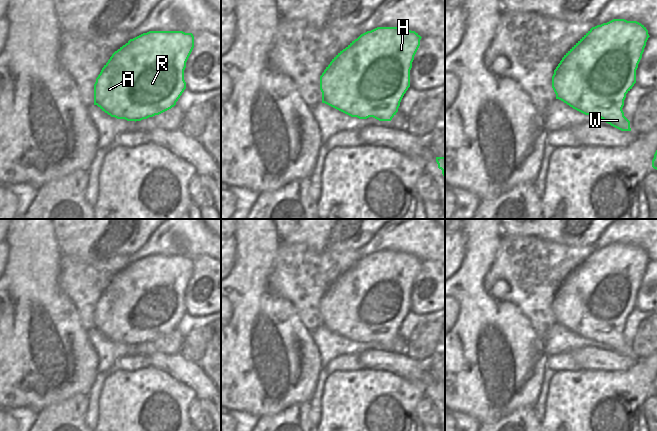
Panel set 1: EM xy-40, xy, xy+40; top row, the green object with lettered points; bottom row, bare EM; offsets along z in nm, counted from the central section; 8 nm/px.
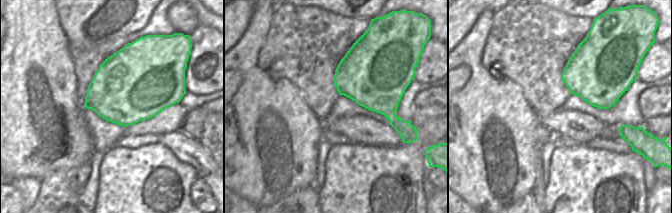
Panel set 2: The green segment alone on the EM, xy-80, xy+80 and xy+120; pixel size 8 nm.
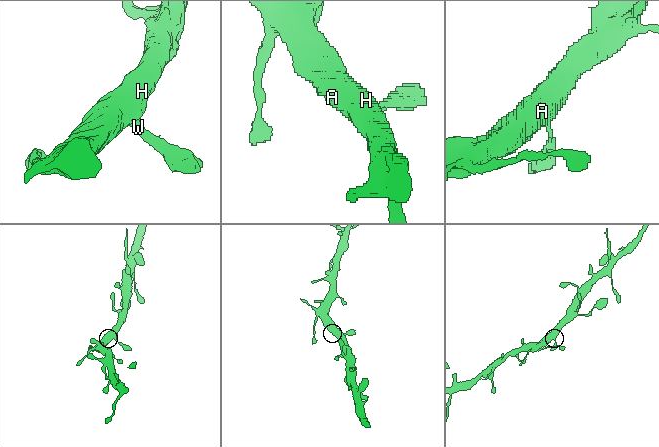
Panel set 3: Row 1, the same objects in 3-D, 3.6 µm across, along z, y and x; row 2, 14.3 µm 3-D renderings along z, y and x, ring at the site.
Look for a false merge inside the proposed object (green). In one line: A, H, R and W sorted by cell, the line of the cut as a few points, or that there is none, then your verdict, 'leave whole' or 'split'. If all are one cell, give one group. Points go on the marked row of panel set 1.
groups A H R W; cut none; leave whole

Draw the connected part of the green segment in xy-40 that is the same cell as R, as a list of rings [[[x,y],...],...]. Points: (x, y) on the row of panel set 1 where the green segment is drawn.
[[[149,31],[115,51],[94,84],[94,105],[117,119],[141,121],[176,105],[186,89],[184,70],[194,48],[194,36],[183,31]]]

